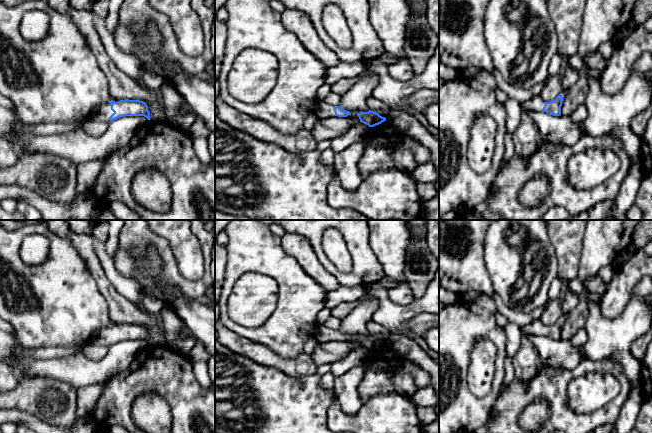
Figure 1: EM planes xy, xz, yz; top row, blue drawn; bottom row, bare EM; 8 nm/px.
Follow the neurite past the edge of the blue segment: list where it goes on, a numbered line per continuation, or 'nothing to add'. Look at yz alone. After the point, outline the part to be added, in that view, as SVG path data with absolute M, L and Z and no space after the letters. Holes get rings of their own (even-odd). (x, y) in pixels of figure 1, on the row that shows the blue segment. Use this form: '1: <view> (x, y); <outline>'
1: yz (536, 103); M534 96L528 101L521 103L522 109L529 109L531 111L542 111L545 102L539 97Z

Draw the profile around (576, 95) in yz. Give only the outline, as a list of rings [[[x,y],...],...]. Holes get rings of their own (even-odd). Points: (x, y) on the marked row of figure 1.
[[[579,76],[575,84],[566,91],[561,106],[561,115],[570,117],[581,104],[584,104],[588,90],[586,77]]]

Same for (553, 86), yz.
[[[558,74],[550,76],[546,81],[544,87],[540,91],[539,97],[544,102],[550,102],[556,99],[556,97],[562,91],[562,79]]]

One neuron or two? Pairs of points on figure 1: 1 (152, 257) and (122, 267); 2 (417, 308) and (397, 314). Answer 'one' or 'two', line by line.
1: one
2: one

